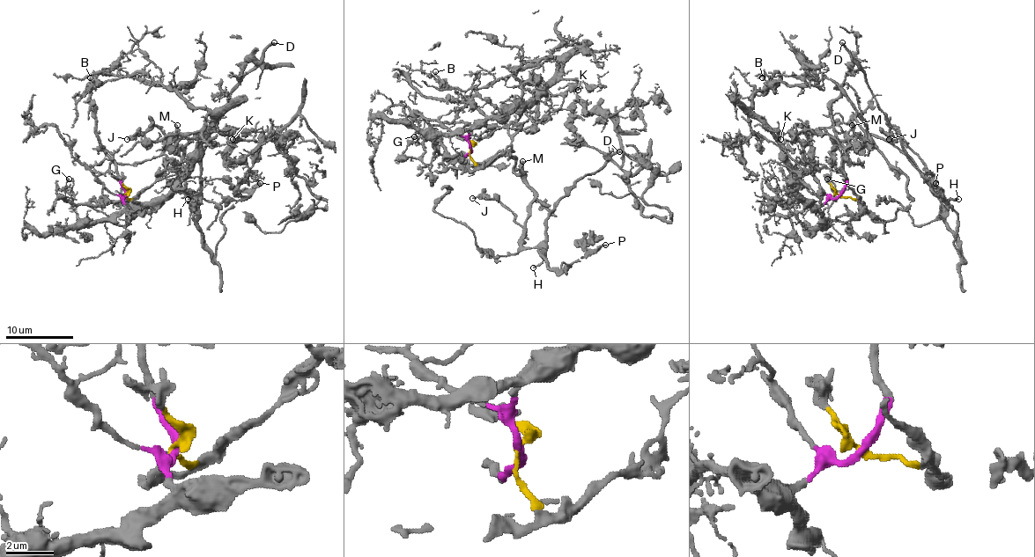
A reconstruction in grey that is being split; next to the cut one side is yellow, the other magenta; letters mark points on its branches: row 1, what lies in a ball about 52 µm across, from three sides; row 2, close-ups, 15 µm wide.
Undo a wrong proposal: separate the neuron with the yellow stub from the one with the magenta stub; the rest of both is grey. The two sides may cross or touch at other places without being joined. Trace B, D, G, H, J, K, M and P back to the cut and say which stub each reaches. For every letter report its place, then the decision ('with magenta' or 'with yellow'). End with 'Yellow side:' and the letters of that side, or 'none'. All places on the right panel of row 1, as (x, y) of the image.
B: at (762, 77); with magenta
D: at (842, 42); with yellow
G: at (827, 179); with magenta
H: at (958, 199); with yellow
J: at (889, 139); with yellow
K: at (780, 139); with magenta
M: at (852, 125); with yellow
P: at (935, 183); with yellow
Yellow side: D, H, J, M, P

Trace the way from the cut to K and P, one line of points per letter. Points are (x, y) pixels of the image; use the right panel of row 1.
K: (839, 196), (828, 198), (821, 204), (806, 201), (795, 191), (784, 147), (771, 128), (780, 138)
P: (839, 196), (857, 196), (841, 167), (846, 142), (877, 135), (936, 187), (958, 252), (957, 216), (935, 182)

